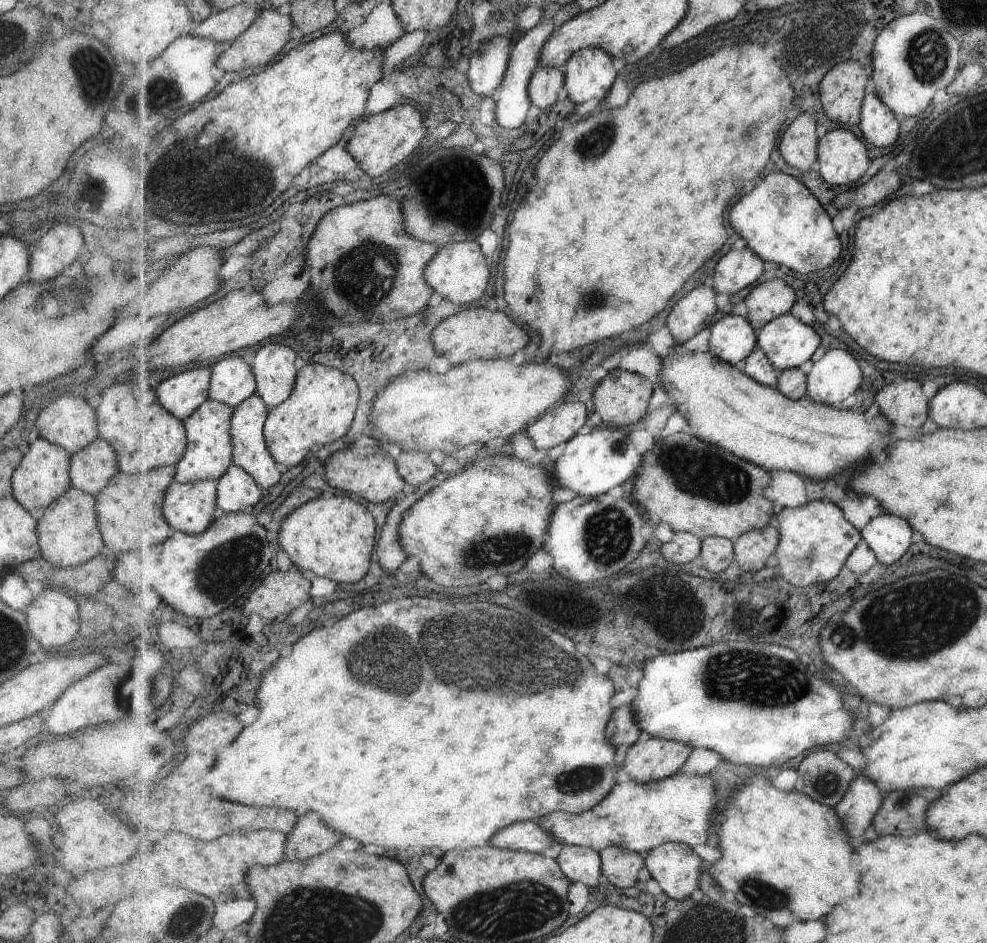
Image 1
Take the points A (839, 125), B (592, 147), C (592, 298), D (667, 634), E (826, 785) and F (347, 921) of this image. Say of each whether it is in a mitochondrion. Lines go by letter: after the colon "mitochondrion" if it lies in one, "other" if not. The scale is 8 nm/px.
A: other
B: mitochondrion
C: mitochondrion
D: other
E: mitochondrion
F: mitochondrion

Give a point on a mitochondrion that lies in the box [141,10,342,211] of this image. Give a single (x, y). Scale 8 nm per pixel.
(169, 178)

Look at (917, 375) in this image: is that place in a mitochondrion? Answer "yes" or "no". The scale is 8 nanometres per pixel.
no

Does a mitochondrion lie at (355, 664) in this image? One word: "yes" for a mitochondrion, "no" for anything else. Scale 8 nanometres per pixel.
yes

